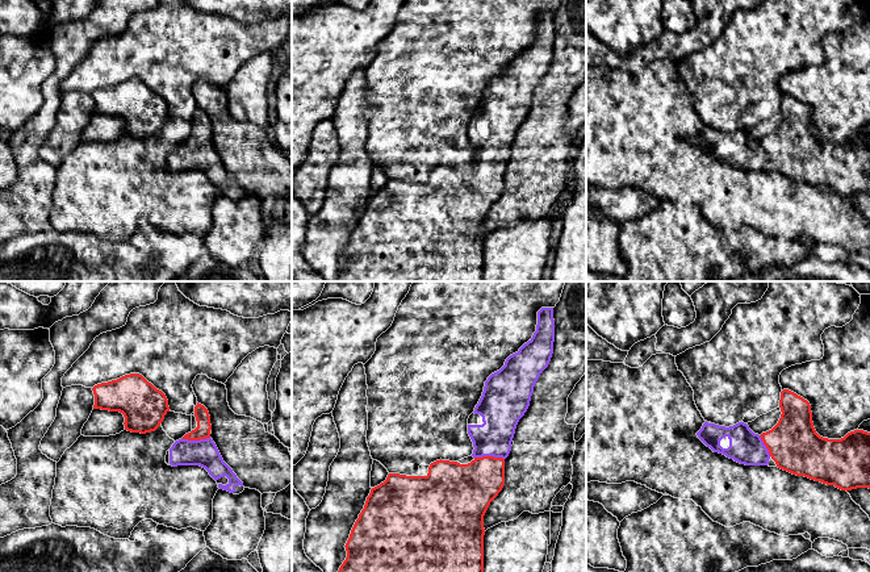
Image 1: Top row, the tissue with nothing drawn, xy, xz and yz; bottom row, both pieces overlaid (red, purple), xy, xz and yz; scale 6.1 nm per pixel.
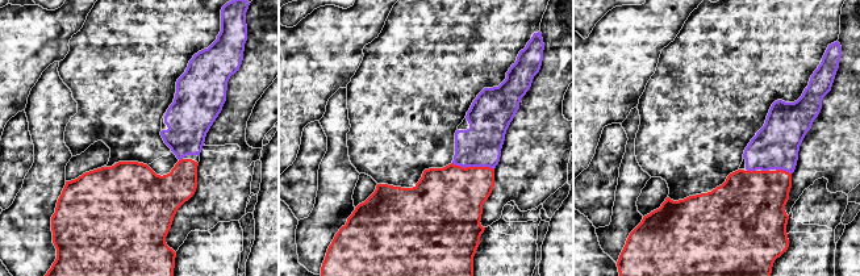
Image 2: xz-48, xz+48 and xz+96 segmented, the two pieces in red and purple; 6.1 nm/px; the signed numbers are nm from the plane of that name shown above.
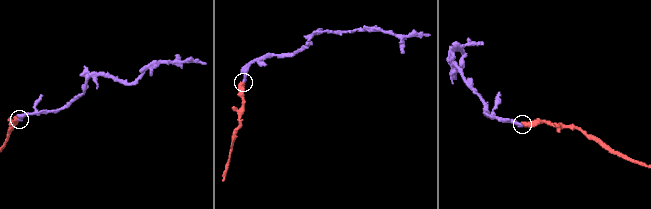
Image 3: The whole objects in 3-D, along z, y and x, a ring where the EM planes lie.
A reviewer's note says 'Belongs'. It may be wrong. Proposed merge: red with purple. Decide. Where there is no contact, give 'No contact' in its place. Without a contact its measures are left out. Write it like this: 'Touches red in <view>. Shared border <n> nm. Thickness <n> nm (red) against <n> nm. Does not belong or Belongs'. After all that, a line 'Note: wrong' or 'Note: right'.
Touches red in xz. Shared border 180 nm. Thickness 320 nm (red) against 220 nm. Belongs
Note: right

